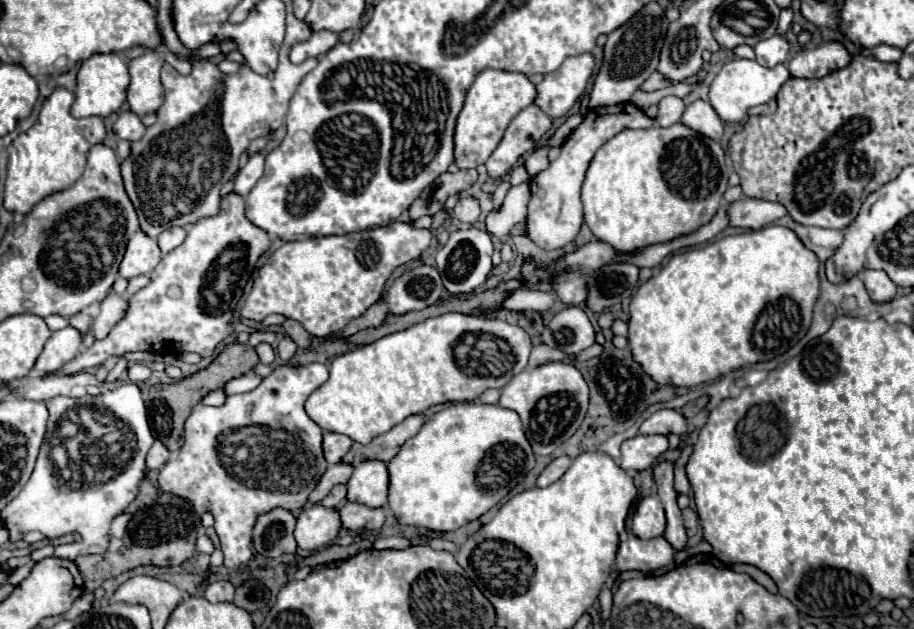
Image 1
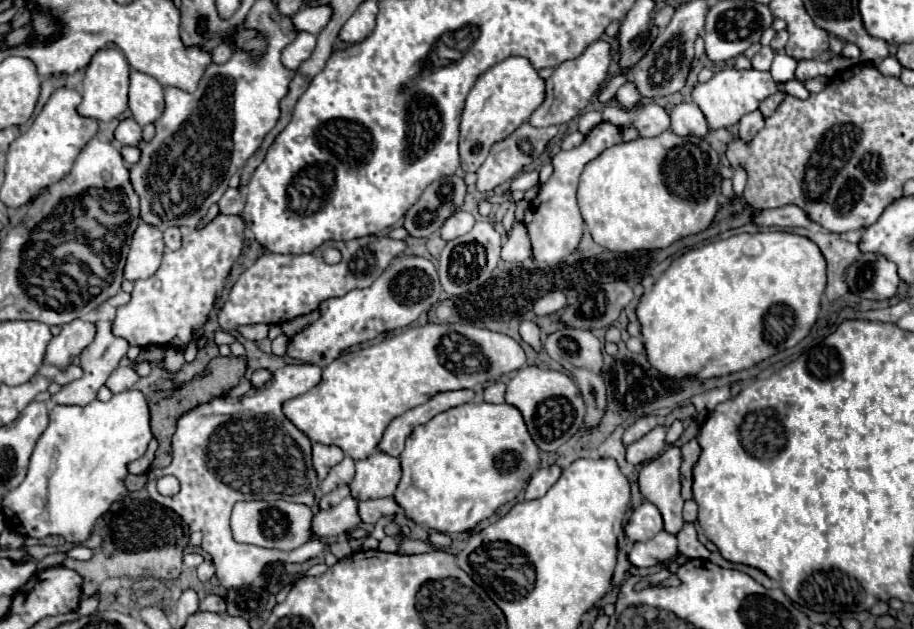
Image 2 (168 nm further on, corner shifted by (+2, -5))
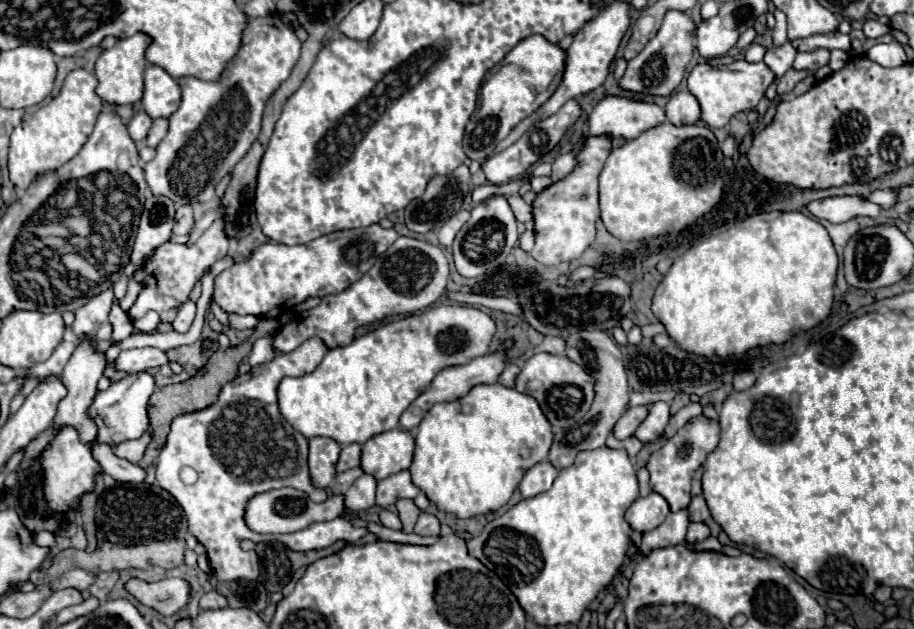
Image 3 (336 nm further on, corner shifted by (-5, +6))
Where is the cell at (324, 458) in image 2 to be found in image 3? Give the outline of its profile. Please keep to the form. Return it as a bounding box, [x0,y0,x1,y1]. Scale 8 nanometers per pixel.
[308,437,340,489]

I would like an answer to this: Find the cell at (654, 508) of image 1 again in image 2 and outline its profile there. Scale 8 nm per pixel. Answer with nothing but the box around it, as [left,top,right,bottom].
[625,502,663,542]

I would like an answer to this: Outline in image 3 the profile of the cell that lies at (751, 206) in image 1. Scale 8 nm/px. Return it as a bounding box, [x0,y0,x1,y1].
[806,197,880,223]

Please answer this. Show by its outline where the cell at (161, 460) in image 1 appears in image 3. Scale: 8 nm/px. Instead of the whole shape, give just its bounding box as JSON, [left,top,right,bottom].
[114,433,152,463]

